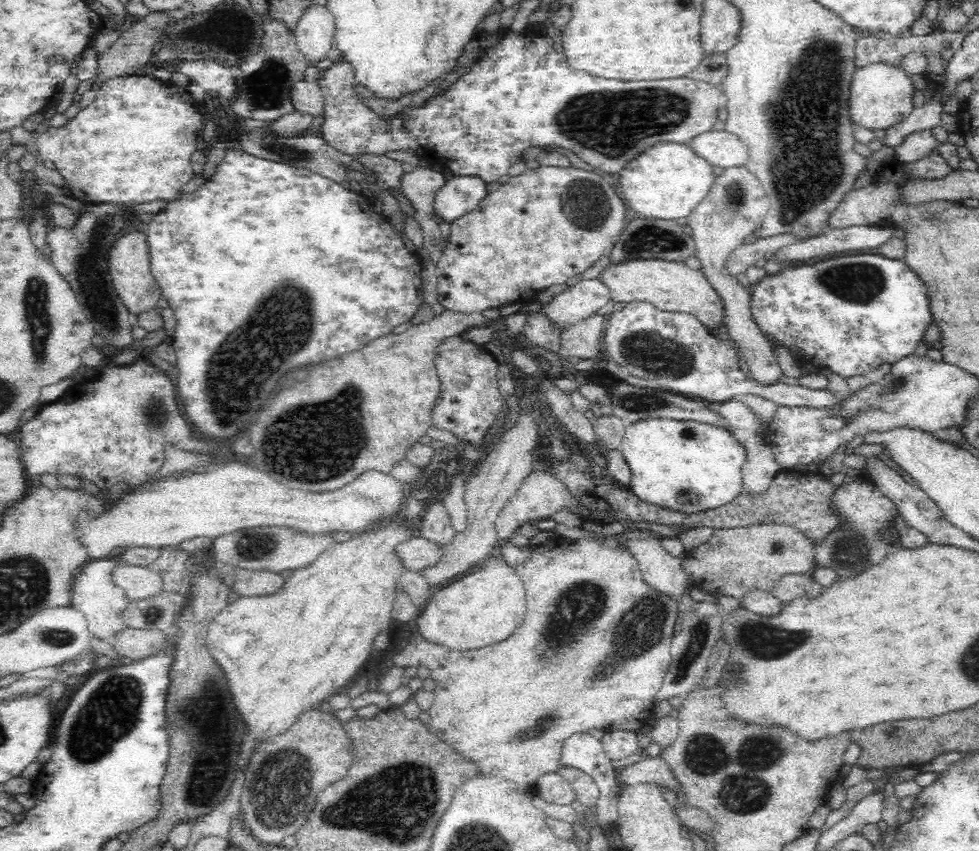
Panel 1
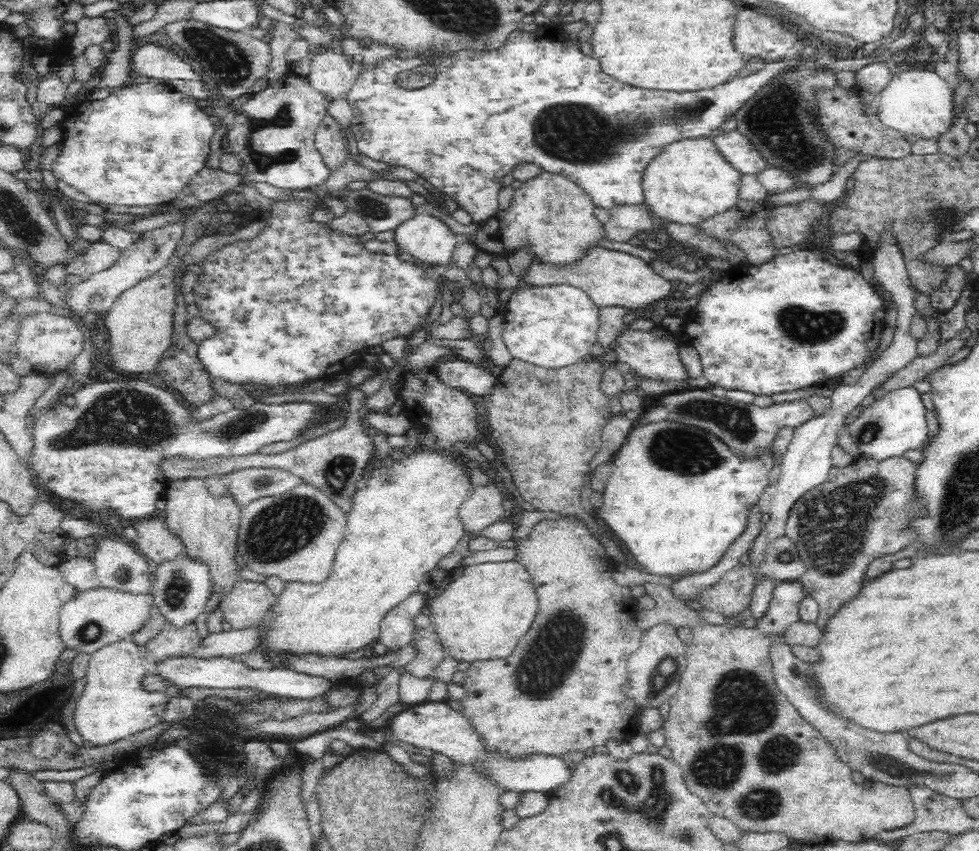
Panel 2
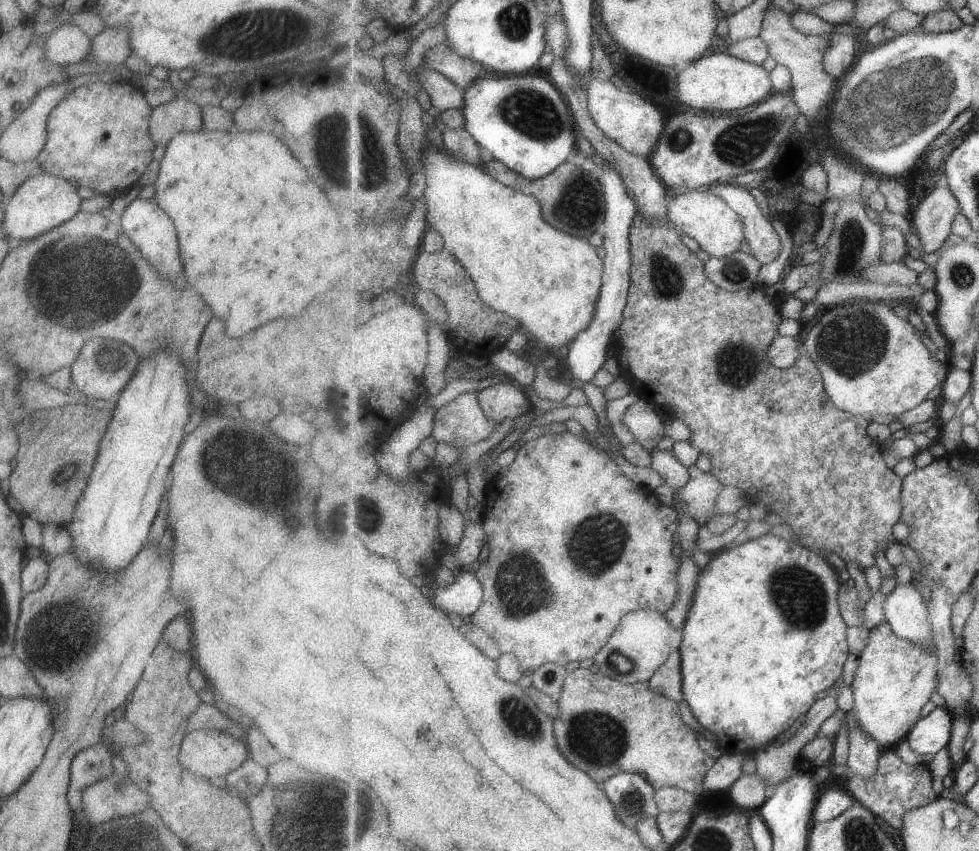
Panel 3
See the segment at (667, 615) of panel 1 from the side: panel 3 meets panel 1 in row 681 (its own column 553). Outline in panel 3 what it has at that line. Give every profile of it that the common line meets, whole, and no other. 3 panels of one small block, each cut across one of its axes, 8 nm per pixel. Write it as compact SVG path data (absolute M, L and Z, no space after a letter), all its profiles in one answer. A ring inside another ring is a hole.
M571 431L563 434L546 433L527 442L520 448L515 461L510 464L508 472L504 476L495 478L487 486L487 507L483 509L483 518L486 524L486 532L490 540L490 560L480 566L475 573L480 576L486 598L480 608L472 616L472 622L498 640L504 653L512 653L522 662L522 670L534 669L537 671L541 666L548 663L558 663L562 666L570 662L583 662L595 658L608 642L612 640L616 629L624 616L631 612L644 608L655 609L656 612L670 612L676 600L680 600L680 570L682 570L682 559L674 556L674 544L676 544L676 532L680 528L680 514L673 505L667 506L658 498L658 495L649 486L634 482L626 476L626 472L610 458L607 452L600 450L599 446L592 446L584 437L576 435ZM586 532L594 532L598 542L586 540Z

